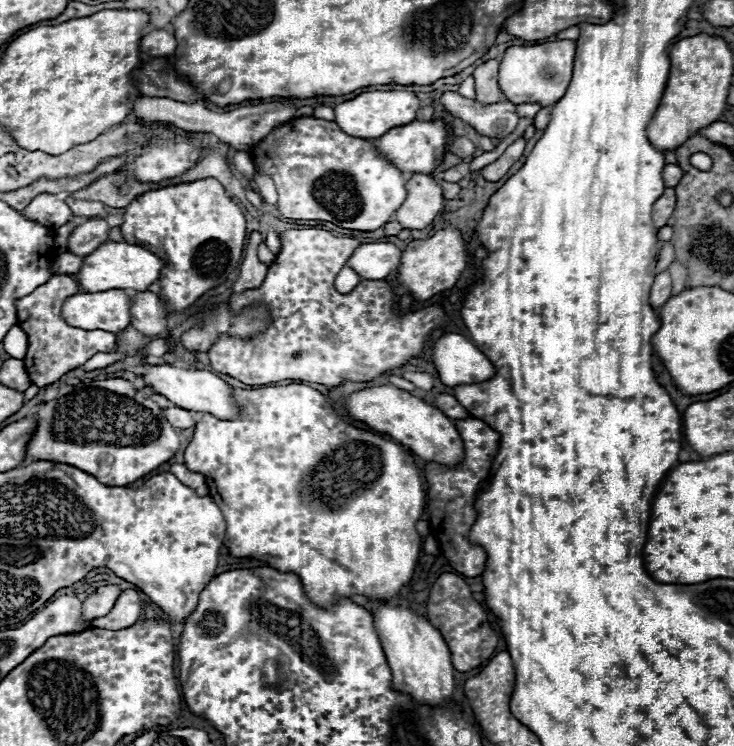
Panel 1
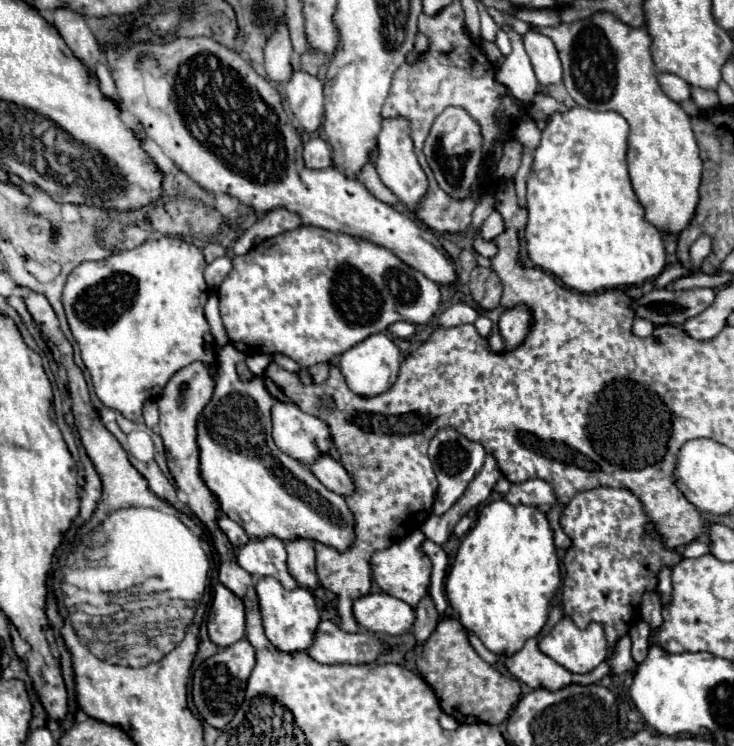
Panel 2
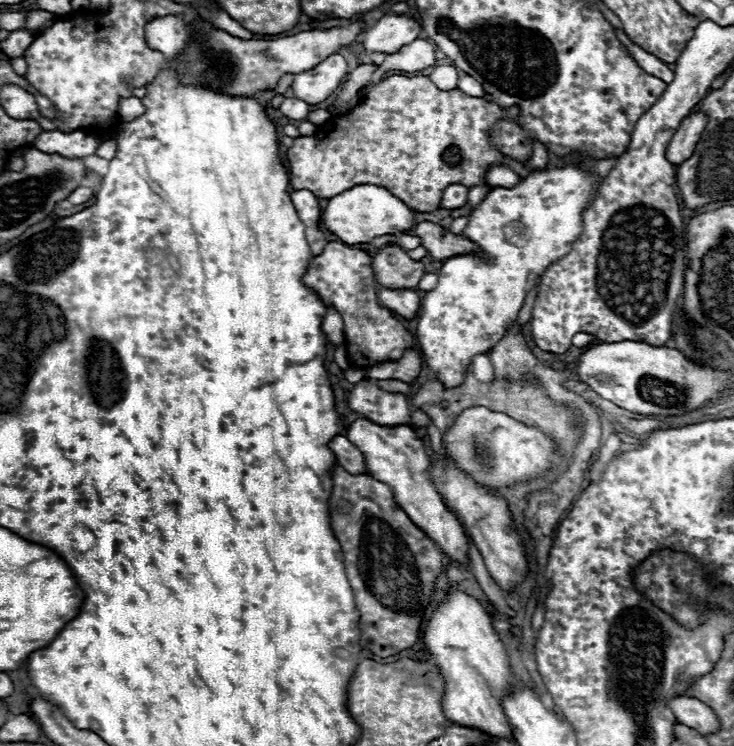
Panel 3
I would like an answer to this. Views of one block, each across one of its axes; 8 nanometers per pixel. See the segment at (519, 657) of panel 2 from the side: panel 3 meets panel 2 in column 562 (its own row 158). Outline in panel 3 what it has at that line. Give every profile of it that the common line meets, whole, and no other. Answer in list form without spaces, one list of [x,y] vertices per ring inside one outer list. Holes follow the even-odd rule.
[[[690,112],[680,128],[676,130],[676,134],[672,136],[668,150],[666,150],[666,158],[672,164],[682,164],[684,160],[688,160],[688,156],[692,156],[702,132],[704,132],[704,124],[708,124],[708,116],[704,112]]]

